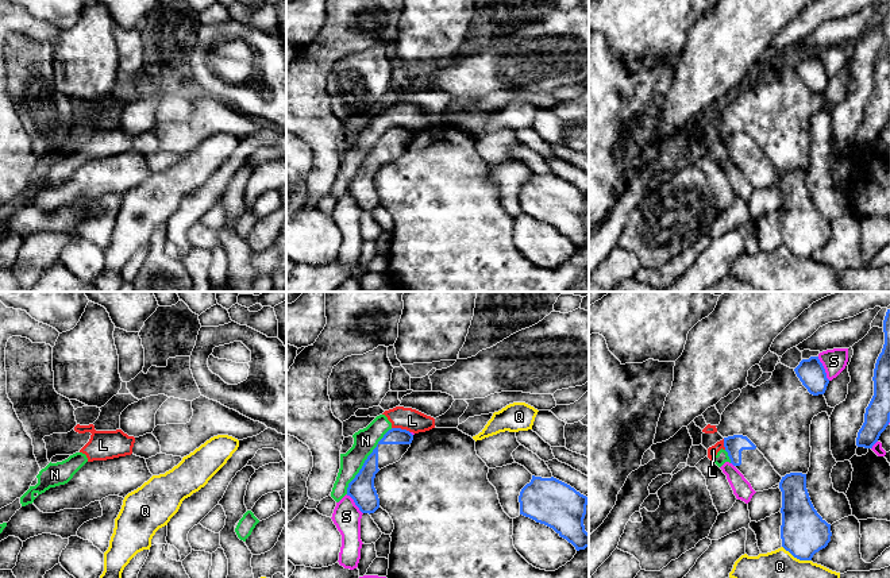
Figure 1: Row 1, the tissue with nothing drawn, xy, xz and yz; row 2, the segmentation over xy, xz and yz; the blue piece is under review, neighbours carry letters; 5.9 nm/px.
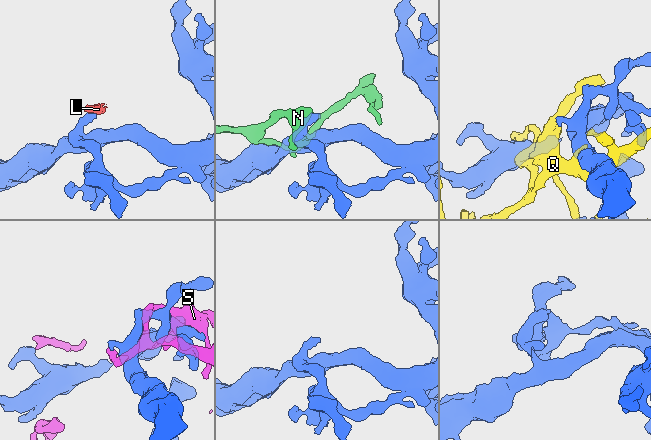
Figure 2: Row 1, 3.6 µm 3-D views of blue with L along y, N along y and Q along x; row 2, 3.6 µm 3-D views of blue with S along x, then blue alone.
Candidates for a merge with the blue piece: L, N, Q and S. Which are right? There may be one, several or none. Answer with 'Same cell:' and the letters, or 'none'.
Same cell: none

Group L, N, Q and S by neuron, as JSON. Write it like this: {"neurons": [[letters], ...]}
{"neurons": [["L", "N"], ["Q"], ["S"]]}

